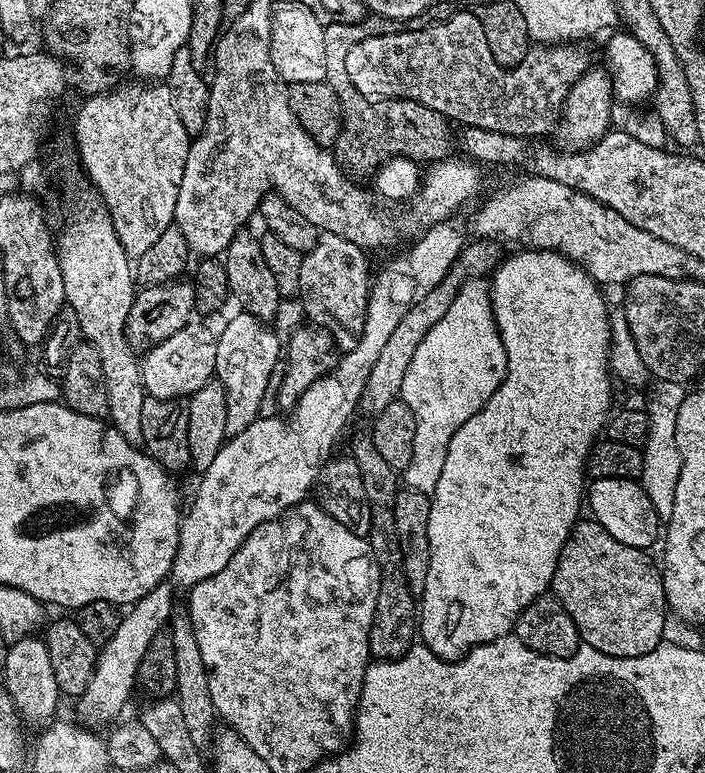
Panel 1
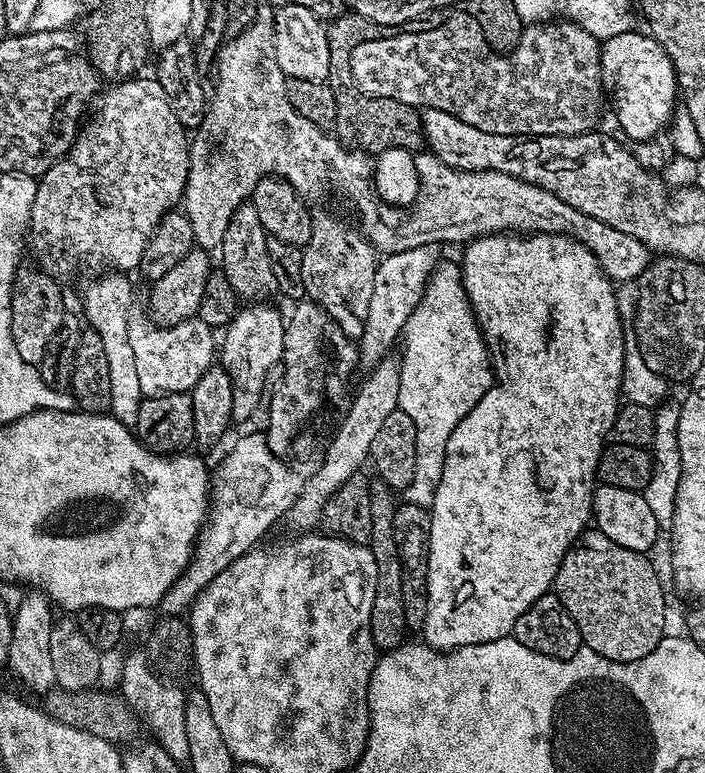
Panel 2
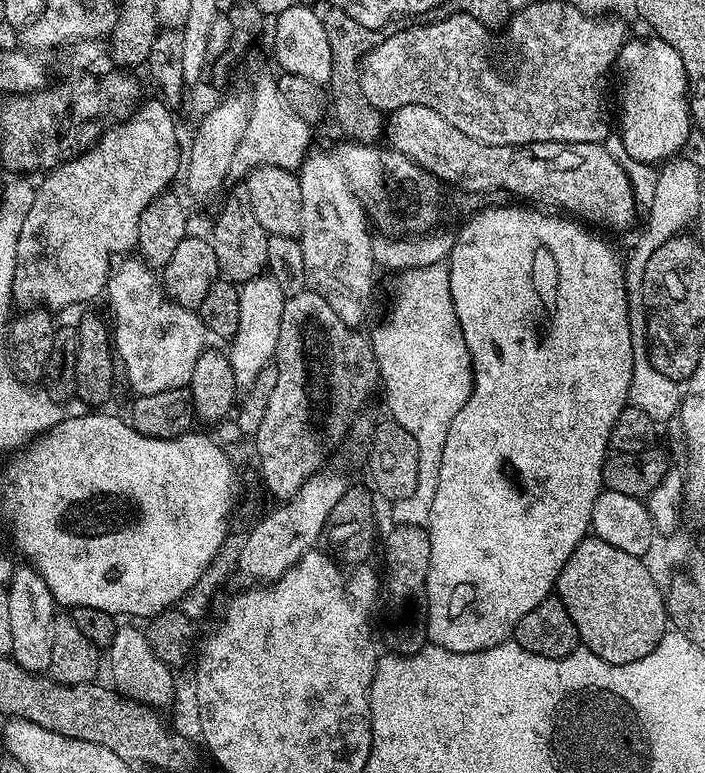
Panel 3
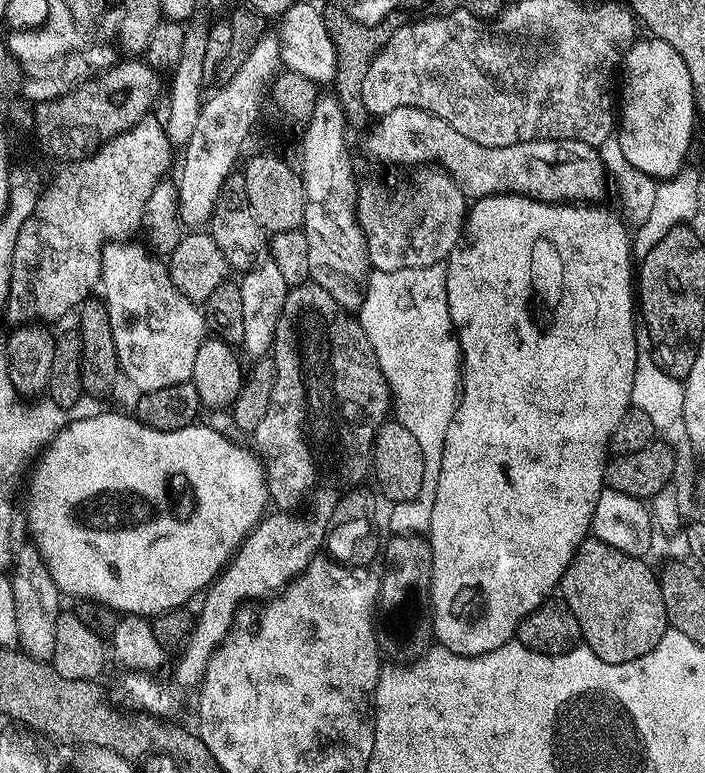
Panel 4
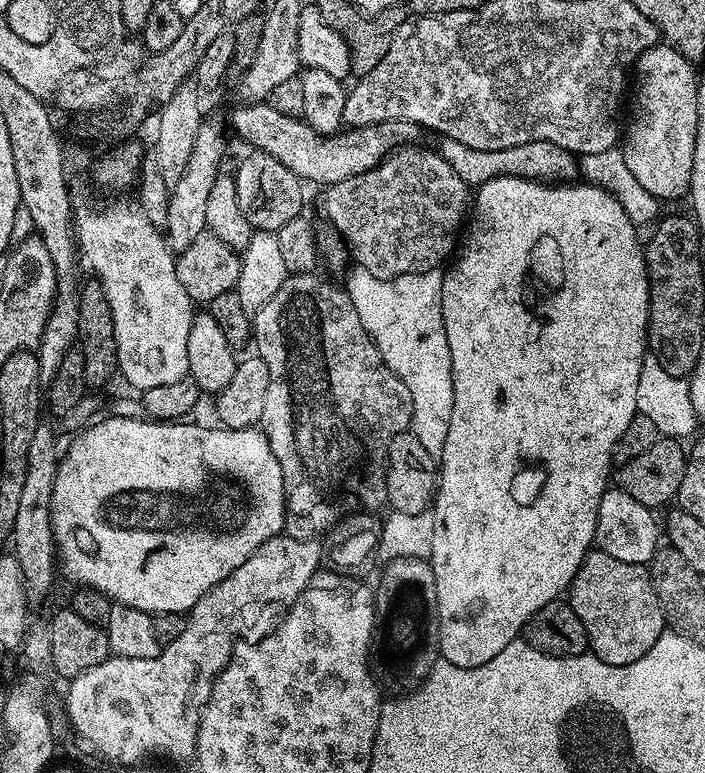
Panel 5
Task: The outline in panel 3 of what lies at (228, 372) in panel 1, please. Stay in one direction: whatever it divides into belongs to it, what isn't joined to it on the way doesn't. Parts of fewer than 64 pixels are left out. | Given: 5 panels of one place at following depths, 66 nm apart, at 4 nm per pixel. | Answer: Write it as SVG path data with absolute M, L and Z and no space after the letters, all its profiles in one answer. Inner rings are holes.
M270 275L256 276L239 285L240 301L238 302L238 330L230 338L232 349L226 355L234 370L236 387L247 390L254 386L258 374L273 363L278 346L278 326L282 322L285 295L282 286Z

